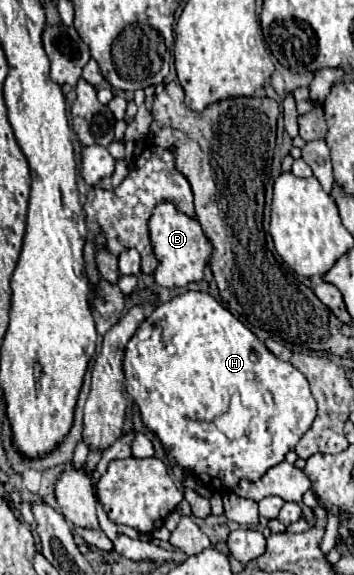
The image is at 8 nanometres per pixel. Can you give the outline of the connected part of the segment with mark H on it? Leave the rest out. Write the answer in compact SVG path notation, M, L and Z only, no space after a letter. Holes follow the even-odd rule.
M188 291L158 305L152 315L140 323L138 331L126 345L124 375L126 391L140 407L144 425L158 435L176 463L200 479L200 485L212 493L222 491L222 487L238 485L244 477L250 481L260 479L270 467L284 461L284 455L296 447L316 417L316 401L306 377L290 363L274 357L266 345L228 309L208 293L200 291ZM140 329L150 329L150 335L146 337ZM234 393L240 393L242 403L256 411L240 439L226 437L216 425L216 419L228 411L230 397Z

